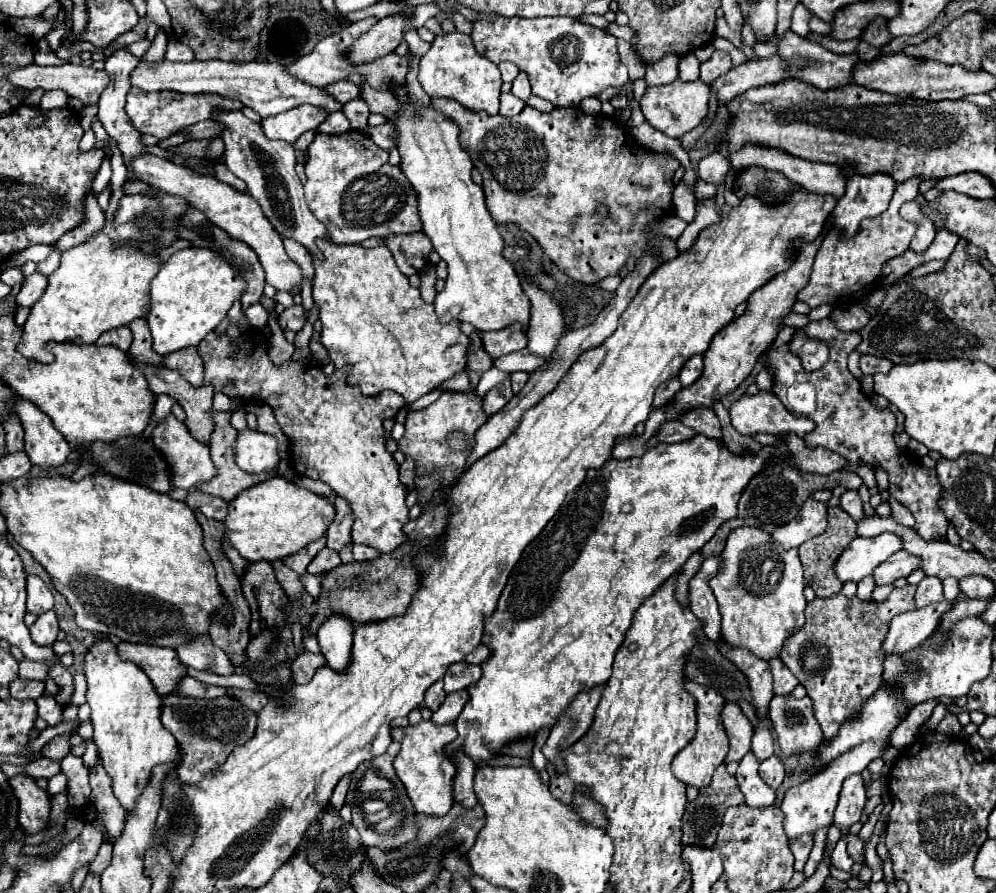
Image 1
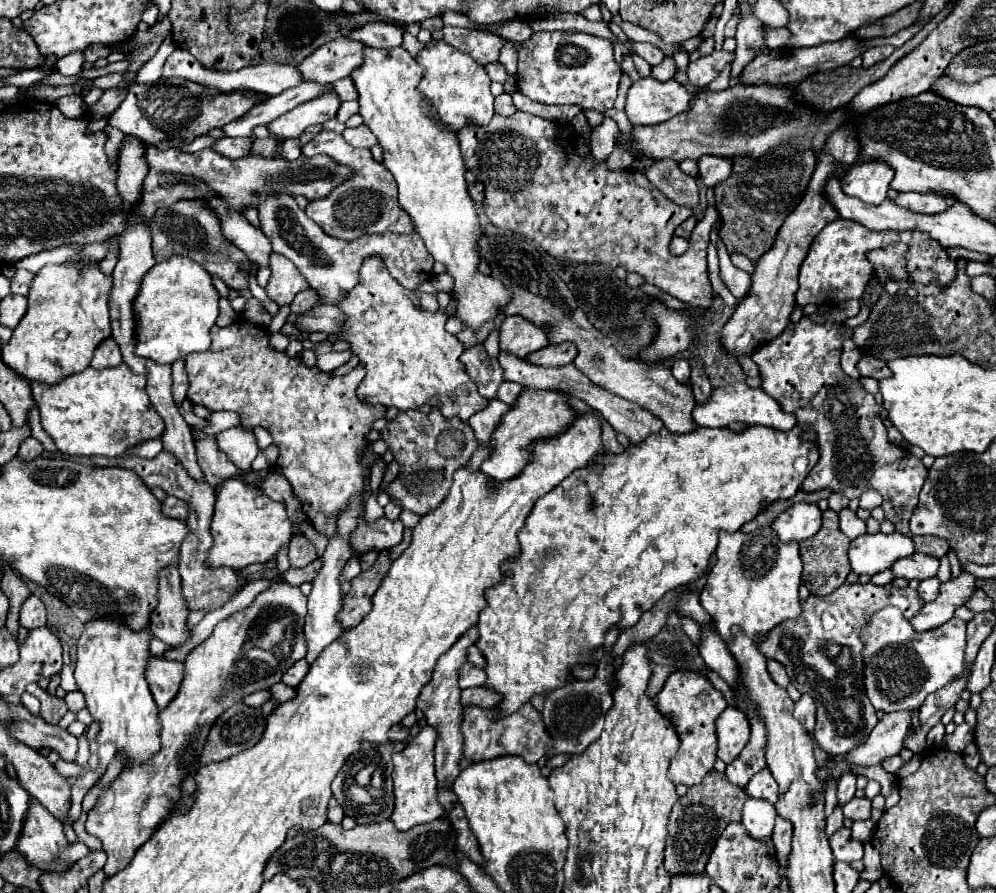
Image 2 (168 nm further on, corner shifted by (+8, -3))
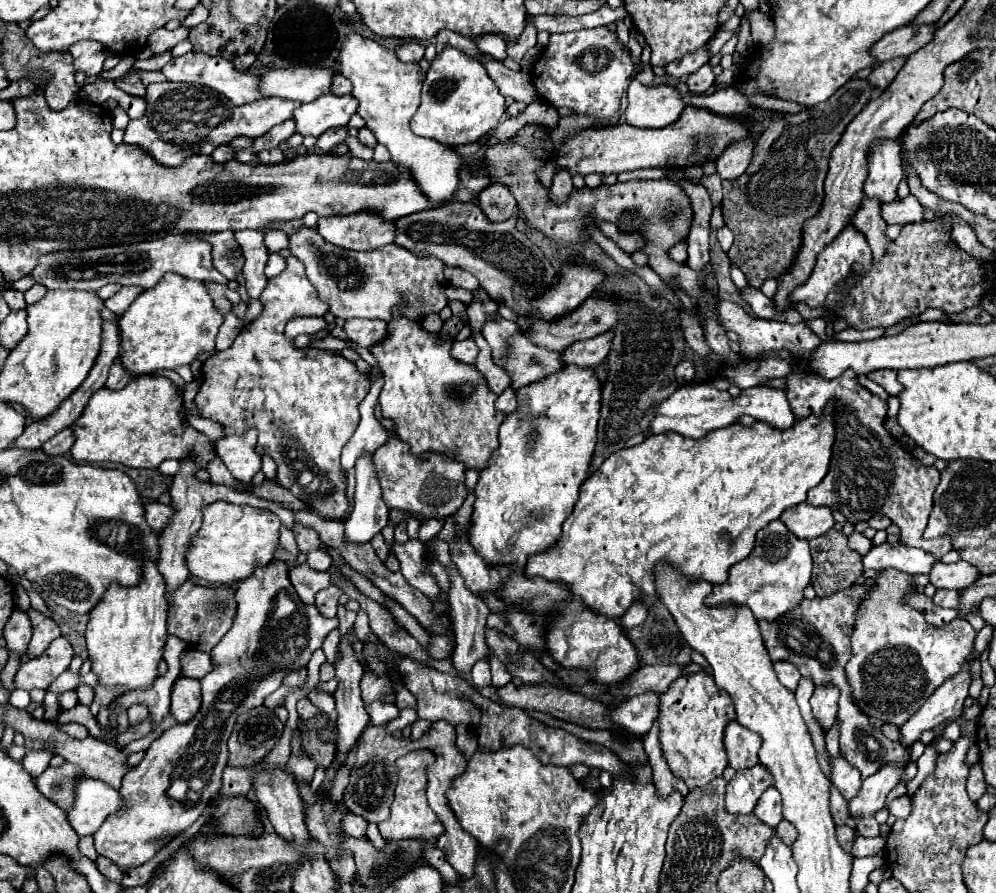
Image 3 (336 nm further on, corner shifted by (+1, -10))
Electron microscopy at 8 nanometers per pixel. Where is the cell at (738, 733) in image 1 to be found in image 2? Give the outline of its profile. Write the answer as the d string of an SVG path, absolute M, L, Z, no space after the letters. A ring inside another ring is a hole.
M727 707L717 719L719 753L717 757L731 763L749 741L749 721L737 707Z

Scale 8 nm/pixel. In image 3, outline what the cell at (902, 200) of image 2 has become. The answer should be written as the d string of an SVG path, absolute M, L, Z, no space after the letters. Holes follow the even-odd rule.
M908 194L904 200L896 198L892 204L882 204L882 216L886 220L886 224L914 224L914 222L922 222L922 204Z

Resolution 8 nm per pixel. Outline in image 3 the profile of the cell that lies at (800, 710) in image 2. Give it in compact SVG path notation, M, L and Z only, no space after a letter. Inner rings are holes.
M834 684L816 686L816 690L812 694L812 712L824 730L828 730L834 724L834 718L838 712L838 708L836 708L838 696L840 696L840 692L836 692Z

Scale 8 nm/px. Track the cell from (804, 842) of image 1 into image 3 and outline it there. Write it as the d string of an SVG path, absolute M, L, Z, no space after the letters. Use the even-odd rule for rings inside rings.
M782 820L778 826L776 826L776 834L780 836L780 840L784 840L784 844L792 846L794 840L796 840L796 828L788 822L788 820Z

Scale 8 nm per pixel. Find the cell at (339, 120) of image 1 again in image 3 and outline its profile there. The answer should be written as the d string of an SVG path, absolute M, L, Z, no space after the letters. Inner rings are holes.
M348 136L346 144L352 156L370 161L373 159L374 150L372 148L362 145L357 137Z

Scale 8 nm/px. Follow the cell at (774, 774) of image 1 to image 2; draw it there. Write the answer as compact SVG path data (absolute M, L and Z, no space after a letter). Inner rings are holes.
M769 767L761 769L761 773L755 773L751 777L751 781L747 783L745 791L751 795L751 797L759 797L759 799L767 799L771 803L777 801L779 797L779 785L777 781L773 779L773 775L769 773Z

